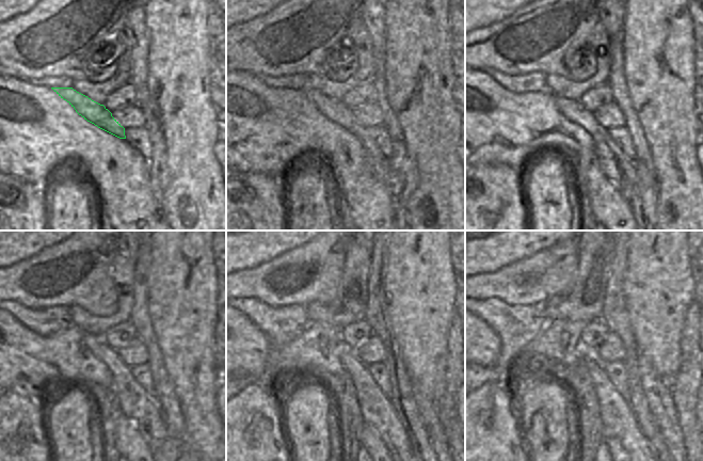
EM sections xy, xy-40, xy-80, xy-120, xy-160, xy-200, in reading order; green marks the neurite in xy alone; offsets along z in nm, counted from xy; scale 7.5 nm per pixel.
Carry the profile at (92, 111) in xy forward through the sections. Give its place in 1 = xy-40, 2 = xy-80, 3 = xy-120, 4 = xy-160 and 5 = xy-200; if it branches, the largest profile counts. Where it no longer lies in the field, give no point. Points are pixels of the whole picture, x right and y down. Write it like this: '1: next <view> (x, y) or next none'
1: next xy-40 (335, 111)
2: next xy-80 (617, 168)
3: next xy-120 (136, 404)
4: next xy-160 (377, 410)
5: next xy-200 (618, 417)

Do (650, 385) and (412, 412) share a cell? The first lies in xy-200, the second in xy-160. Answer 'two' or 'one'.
two

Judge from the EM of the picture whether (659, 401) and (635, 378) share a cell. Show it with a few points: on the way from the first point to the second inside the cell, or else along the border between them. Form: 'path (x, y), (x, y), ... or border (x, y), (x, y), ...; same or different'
border (638, 359), (640, 384), (646, 403), (650, 407); different

